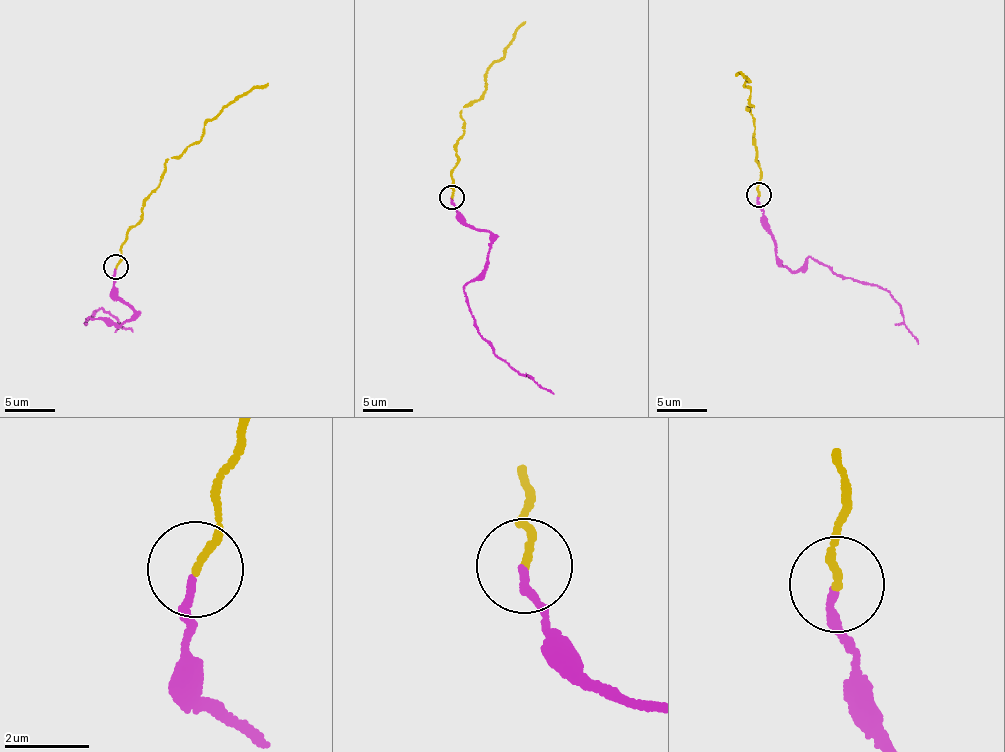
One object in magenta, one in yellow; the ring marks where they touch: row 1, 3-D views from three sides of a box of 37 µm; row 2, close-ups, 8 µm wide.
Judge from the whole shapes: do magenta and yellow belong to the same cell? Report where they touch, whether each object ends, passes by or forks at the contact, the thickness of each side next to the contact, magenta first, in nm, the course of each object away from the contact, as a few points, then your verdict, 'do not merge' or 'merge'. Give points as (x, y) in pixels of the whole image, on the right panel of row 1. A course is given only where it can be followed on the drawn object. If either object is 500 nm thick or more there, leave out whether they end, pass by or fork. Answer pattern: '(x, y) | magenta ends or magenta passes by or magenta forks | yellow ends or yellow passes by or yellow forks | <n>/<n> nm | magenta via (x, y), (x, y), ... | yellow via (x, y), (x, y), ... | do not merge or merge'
(759, 195) | magenta ends | yellow ends | 170/160 nm | magenta via (759, 197), (756, 204), (775, 242), (778, 262), (796, 271), (809, 258), (884, 289), (900, 307), (917, 345) | yellow via (759, 194), (760, 162), (756, 158), (749, 111), (751, 88), (744, 85), (749, 80), (736, 75) | do not merge

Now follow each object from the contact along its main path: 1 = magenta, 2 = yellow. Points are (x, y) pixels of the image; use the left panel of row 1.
1: (116, 268), (115, 296), (125, 302), (134, 316), (116, 325), (89, 319), (85, 322), (99, 309), (133, 332)
2: (116, 266), (127, 228), (141, 219), (166, 161), (202, 137), (204, 121), (268, 84)

